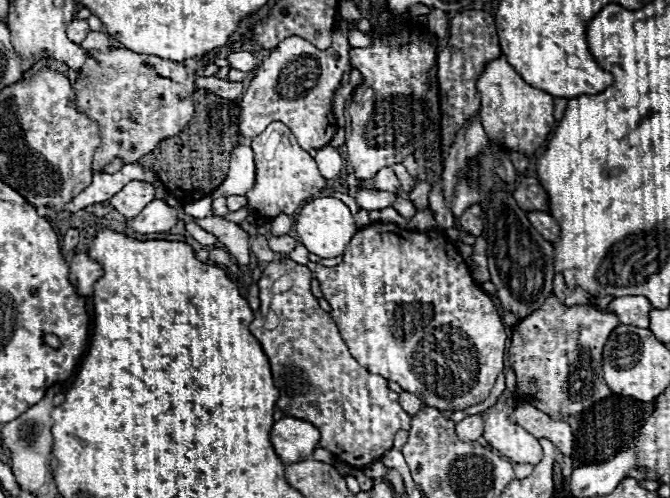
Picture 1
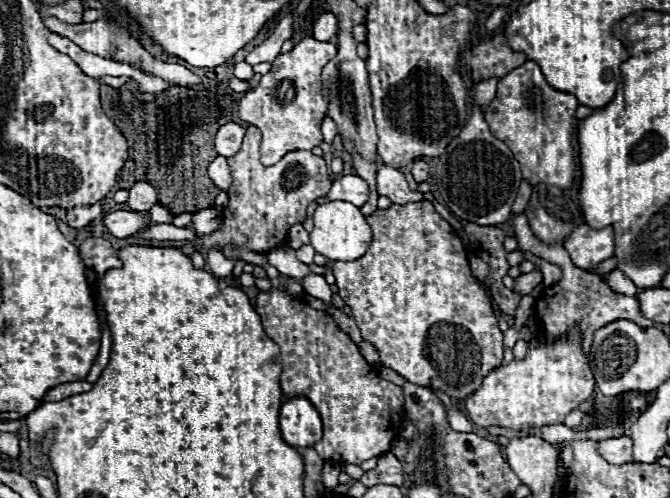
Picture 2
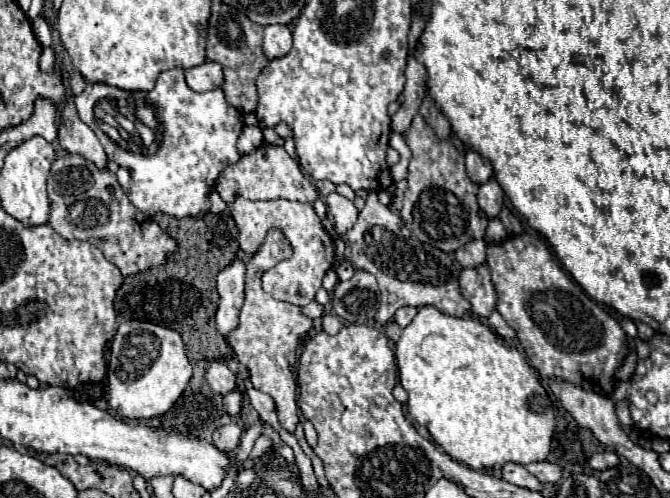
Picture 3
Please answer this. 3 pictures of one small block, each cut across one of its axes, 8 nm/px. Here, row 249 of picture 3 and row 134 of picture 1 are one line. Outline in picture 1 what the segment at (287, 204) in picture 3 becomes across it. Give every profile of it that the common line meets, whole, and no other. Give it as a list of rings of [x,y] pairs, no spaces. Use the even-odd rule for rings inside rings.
[[[336,28],[332,46],[318,50],[304,38],[290,36],[274,48],[256,68],[254,78],[240,102],[240,132],[246,138],[258,136],[270,122],[286,124],[304,150],[326,146],[336,134],[336,118],[332,112],[332,96],[350,64],[350,44],[346,34]]]

